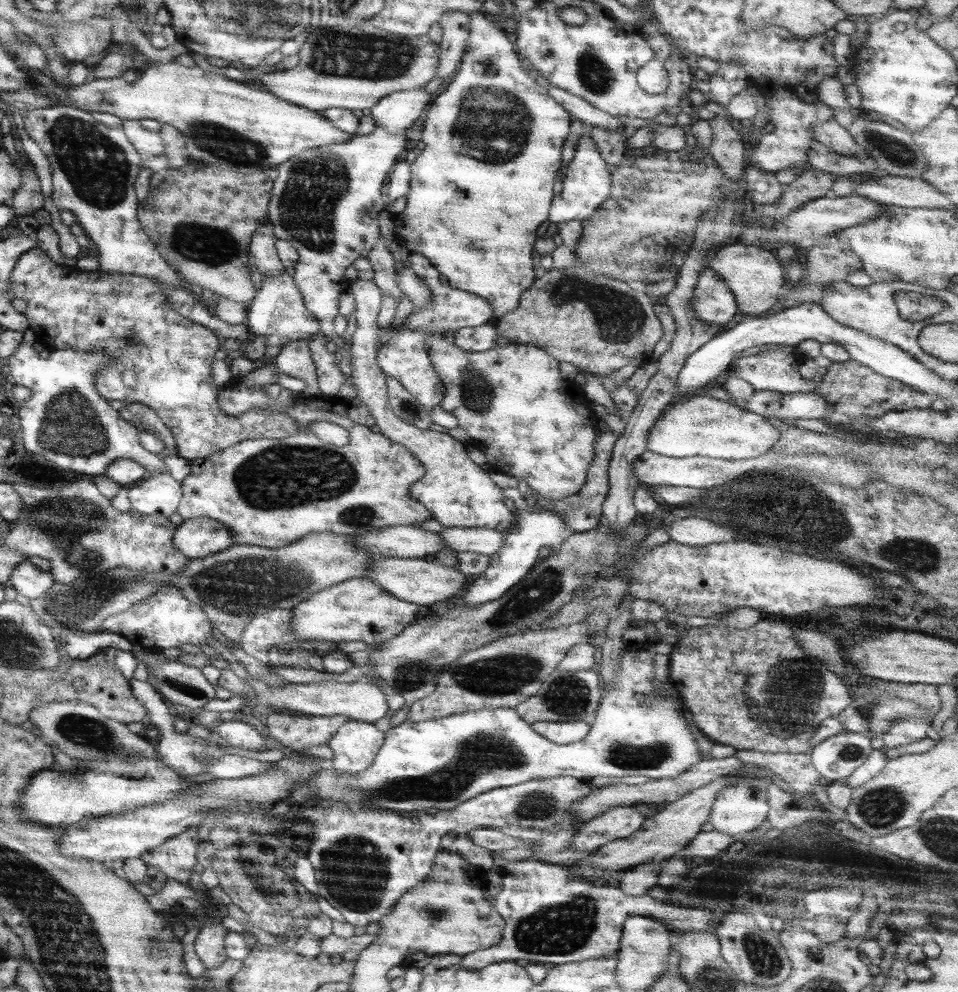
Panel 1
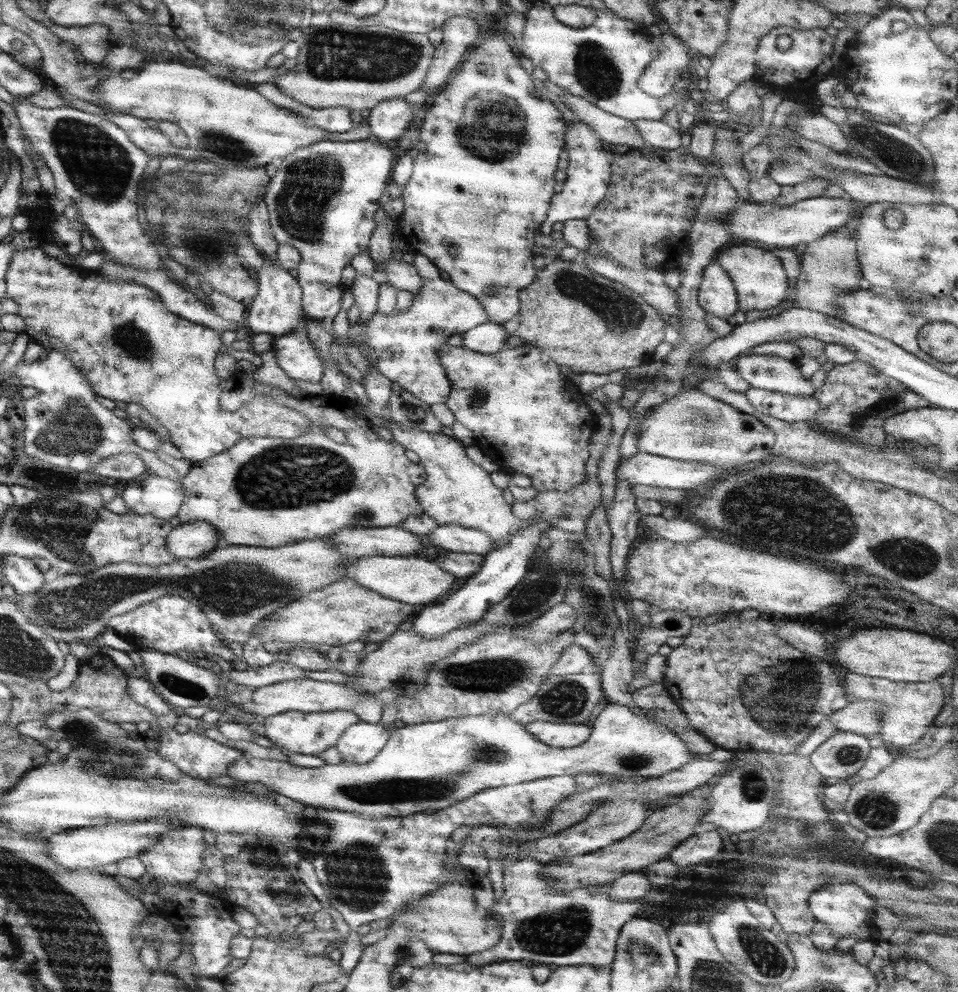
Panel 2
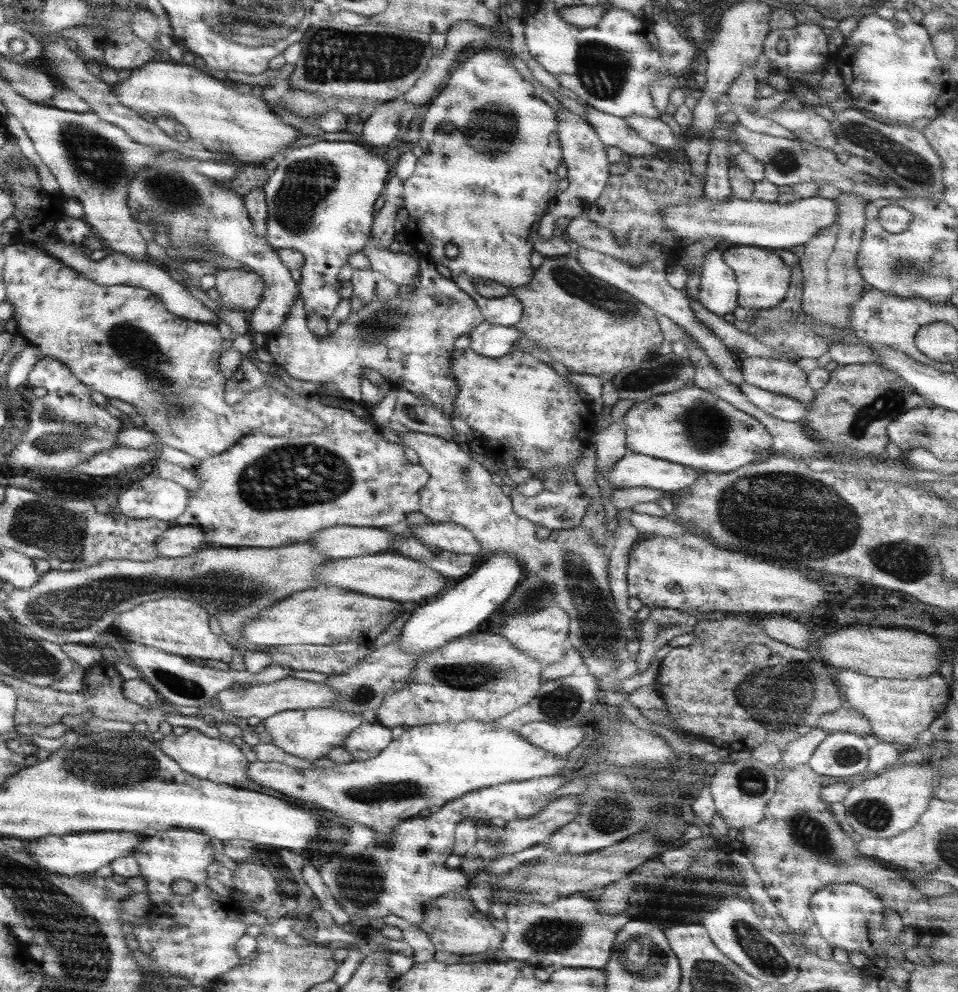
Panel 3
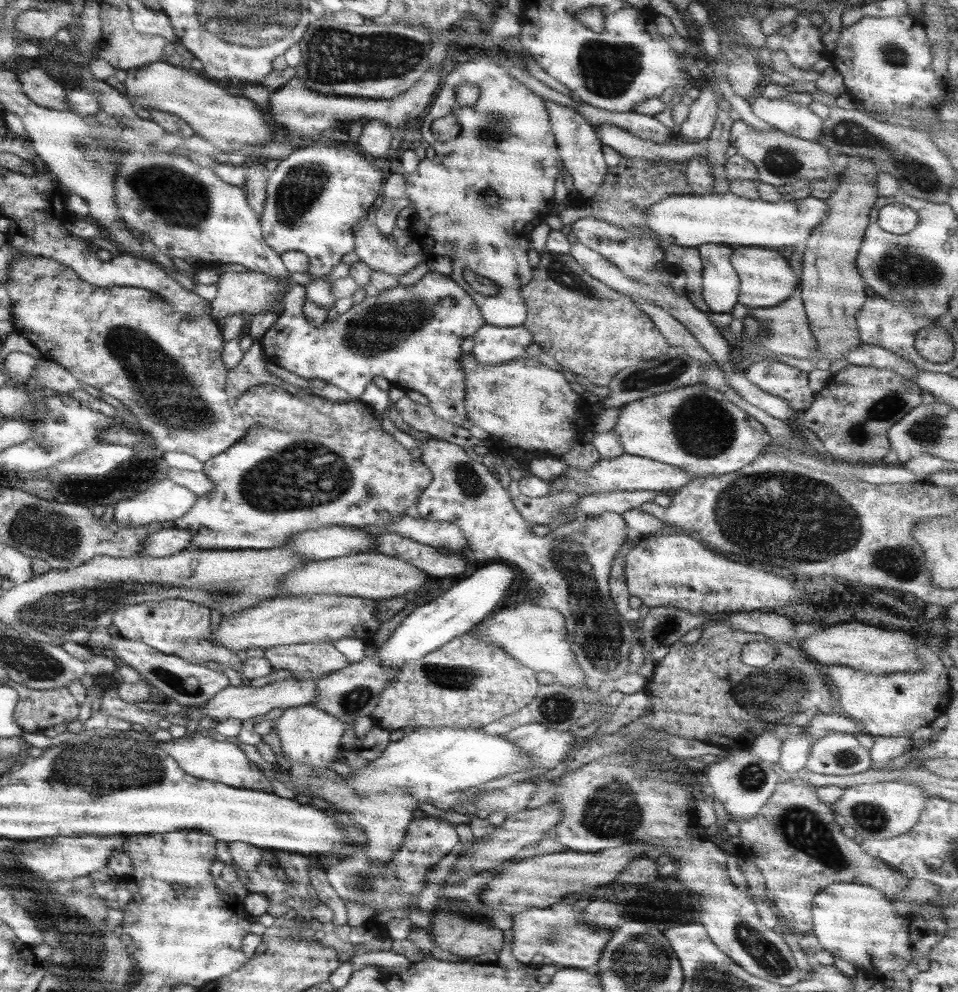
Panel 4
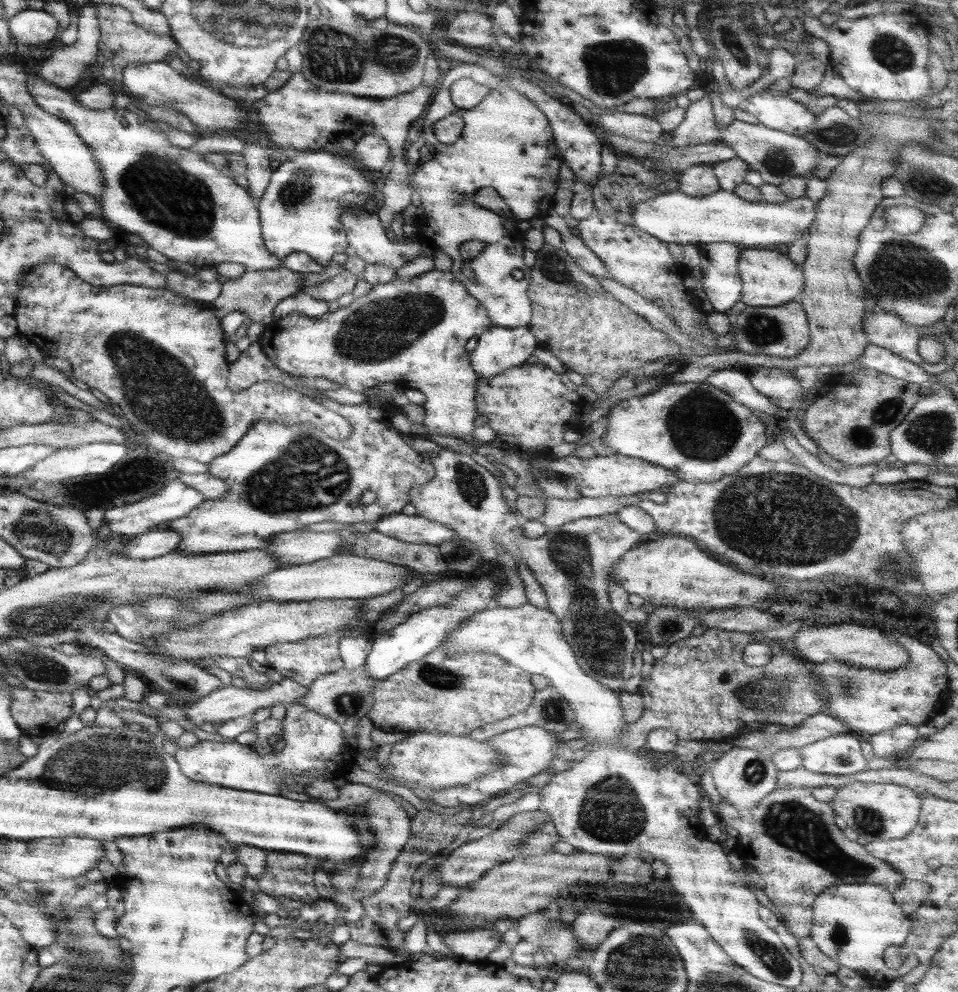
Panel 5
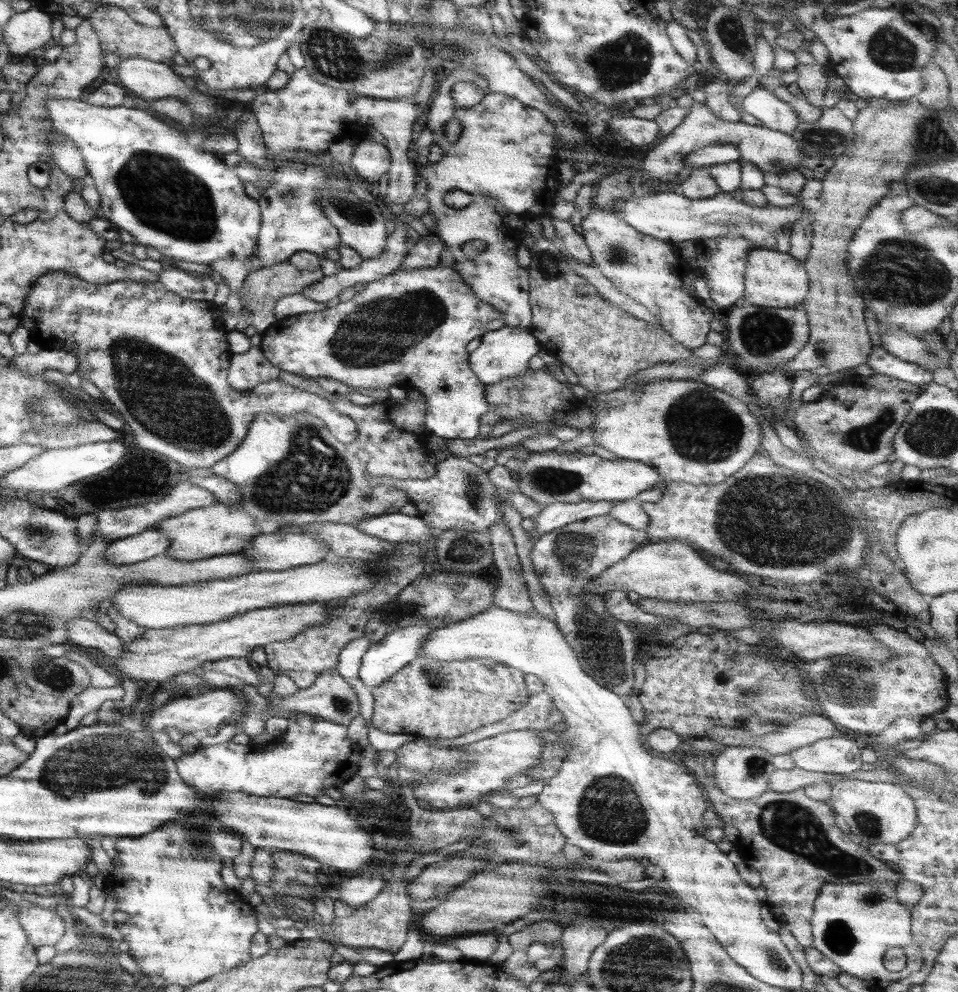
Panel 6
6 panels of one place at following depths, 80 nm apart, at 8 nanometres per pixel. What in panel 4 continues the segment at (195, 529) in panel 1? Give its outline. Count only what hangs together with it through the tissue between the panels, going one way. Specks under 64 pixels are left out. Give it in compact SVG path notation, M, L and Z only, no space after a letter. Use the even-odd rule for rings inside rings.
M165 525L147 539L143 539L141 550L145 556L164 558L188 549L189 541L191 541L189 532Z

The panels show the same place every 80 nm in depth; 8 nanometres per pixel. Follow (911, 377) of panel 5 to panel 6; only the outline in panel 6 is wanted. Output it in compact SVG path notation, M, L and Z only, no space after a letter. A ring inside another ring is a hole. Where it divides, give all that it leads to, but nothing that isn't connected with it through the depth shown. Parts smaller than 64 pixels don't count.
M873 344L866 358L866 365L877 374L908 382L912 385L931 383L931 373L920 366L899 360Z

